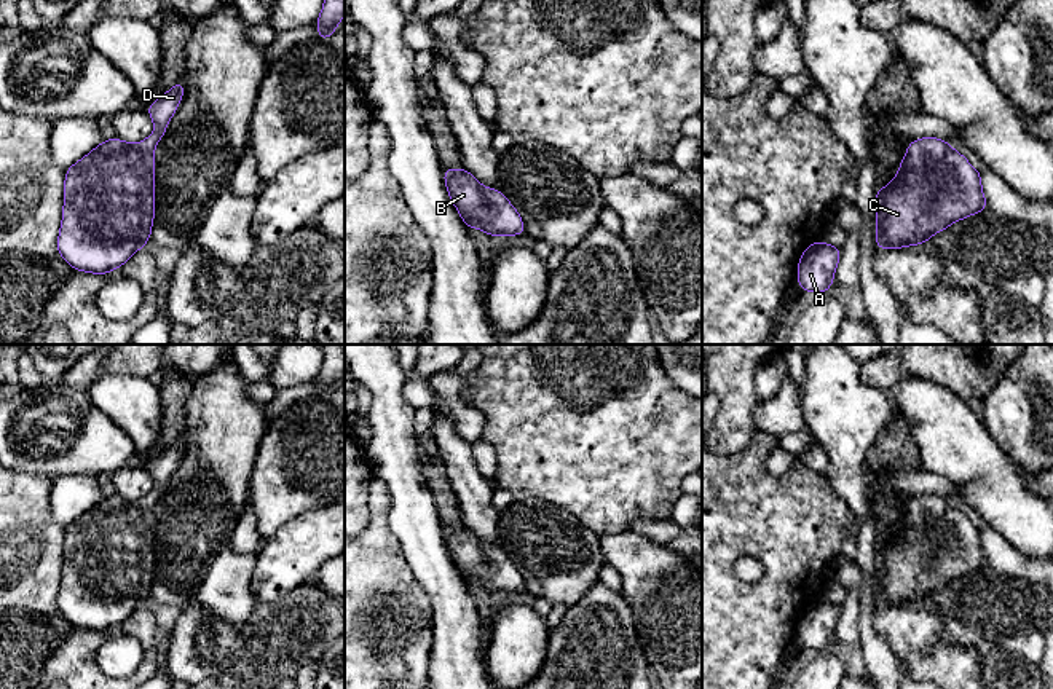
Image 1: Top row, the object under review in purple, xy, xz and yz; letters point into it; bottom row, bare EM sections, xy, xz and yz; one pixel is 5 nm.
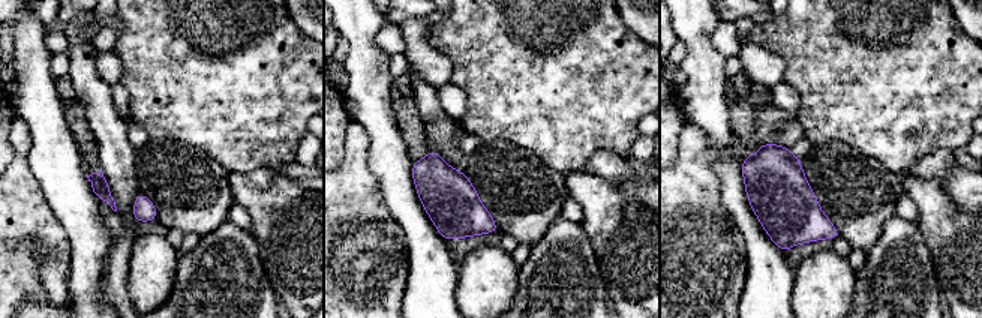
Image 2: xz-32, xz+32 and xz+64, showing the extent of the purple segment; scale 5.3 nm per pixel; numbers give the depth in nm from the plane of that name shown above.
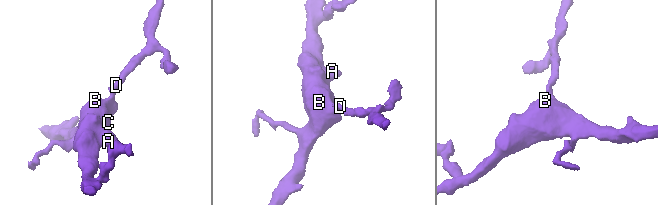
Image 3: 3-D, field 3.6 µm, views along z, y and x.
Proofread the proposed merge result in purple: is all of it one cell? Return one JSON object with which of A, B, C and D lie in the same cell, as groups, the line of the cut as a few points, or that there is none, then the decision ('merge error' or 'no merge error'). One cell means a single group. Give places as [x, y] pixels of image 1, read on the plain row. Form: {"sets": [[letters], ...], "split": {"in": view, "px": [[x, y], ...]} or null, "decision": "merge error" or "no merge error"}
{"sets": [["A", "B", "C", "D"]], "split": null, "decision": "no merge error"}

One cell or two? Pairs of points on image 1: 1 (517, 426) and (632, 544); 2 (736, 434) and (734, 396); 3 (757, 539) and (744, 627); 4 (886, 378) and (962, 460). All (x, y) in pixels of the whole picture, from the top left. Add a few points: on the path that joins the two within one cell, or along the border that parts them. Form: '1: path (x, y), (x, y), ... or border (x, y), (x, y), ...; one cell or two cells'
1: border (627, 530), (602, 536); two cells
2: path (736, 425), (736, 405); one cell
3: path (769, 562), (769, 602), (766, 605); one cell
4: border (907, 375), (889, 394); two cells

